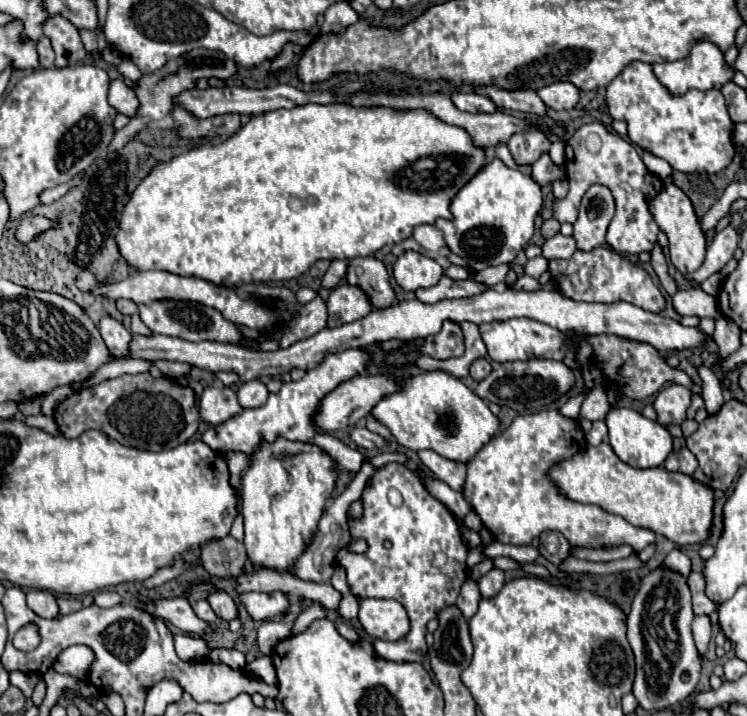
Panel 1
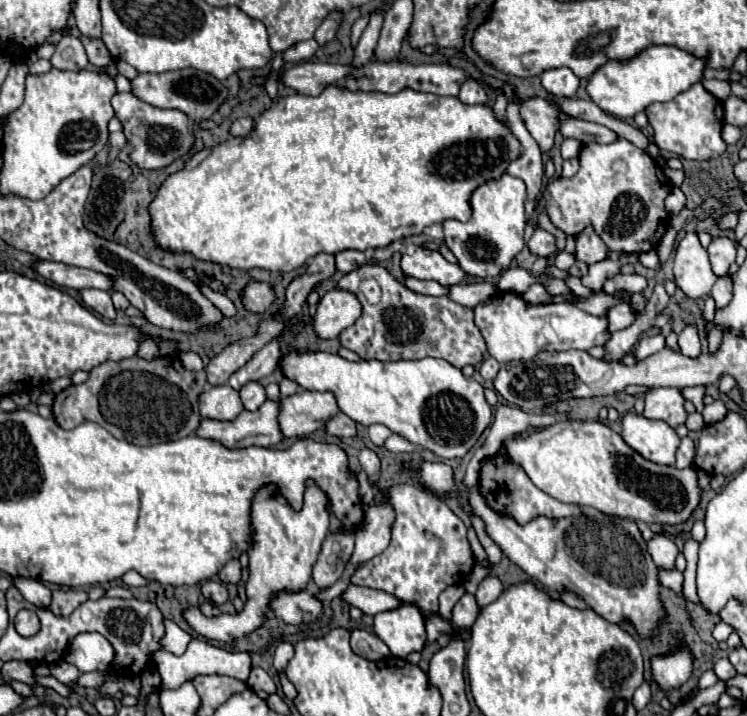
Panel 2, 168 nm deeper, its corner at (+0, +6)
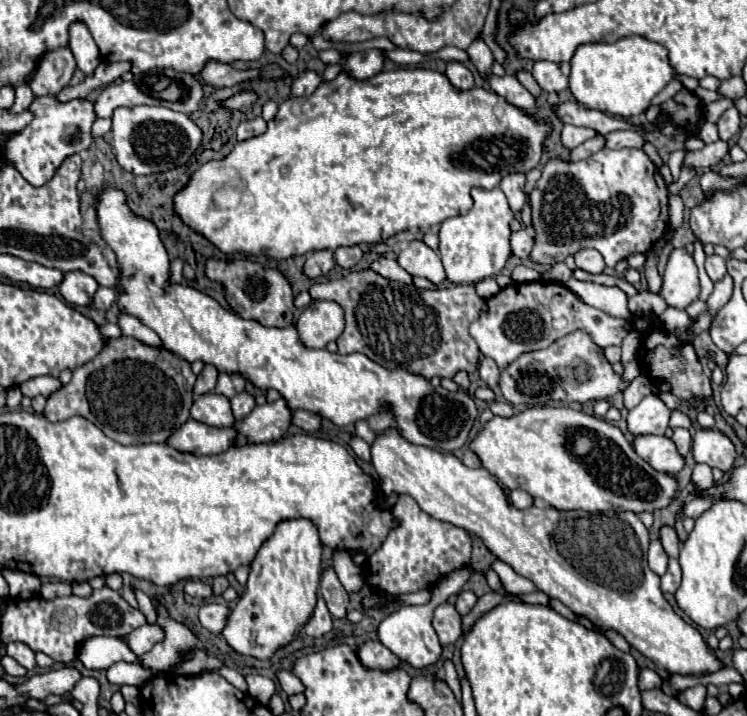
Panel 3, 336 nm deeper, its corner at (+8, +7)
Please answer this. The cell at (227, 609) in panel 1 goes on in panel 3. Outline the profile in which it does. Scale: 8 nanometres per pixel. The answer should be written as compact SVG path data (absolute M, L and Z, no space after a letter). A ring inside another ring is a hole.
M188 581L186 583L186 593L192 595L192 597L198 597L198 599L208 599L212 597L212 587L204 581Z

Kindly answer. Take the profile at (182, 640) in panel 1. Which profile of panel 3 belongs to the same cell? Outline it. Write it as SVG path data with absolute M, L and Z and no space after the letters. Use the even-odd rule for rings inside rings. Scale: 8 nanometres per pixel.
M146 623L132 631L124 641L136 655L144 655L148 649L152 649L152 645L164 641L164 629L158 623Z

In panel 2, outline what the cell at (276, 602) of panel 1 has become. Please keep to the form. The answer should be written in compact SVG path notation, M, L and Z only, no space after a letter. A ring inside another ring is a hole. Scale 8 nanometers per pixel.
M282 592L272 600L272 612L288 624L310 624L324 616L322 602L308 592Z

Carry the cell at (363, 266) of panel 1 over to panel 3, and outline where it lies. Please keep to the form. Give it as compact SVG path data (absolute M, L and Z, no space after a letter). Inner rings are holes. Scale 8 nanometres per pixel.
M360 269L360 271L350 271L348 275L326 281L326 283L316 283L310 287L310 295L316 301L322 299L332 299L342 305L346 313L346 327L342 335L336 339L338 351L342 355L346 353L364 353L372 361L386 365L386 369L412 369L414 373L424 373L424 377L452 377L456 371L466 371L474 373L480 363L480 349L476 341L468 333L468 325L480 315L480 305L484 303L476 291L474 285L452 285L448 289L438 289L438 291L424 291L408 285L398 285L392 283L390 279L384 279L382 275L374 273L372 269Z

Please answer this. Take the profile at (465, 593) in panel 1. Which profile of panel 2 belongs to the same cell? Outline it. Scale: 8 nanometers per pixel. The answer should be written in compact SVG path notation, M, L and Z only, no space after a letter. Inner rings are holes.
M464 594L458 604L452 608L452 624L458 626L458 628L470 628L478 616L480 608L476 604L476 598L474 594Z

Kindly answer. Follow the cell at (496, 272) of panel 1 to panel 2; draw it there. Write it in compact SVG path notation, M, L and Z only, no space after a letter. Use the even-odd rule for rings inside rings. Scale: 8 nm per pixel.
M416 248L414 254L404 254L402 270L406 276L418 280L434 280L442 286L460 284L466 278L464 270L460 270L458 264L450 264L438 250L426 248Z

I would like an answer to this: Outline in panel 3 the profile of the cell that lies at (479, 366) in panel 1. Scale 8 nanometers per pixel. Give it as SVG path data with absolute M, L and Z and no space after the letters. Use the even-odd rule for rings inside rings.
M484 357L484 359L480 361L478 373L480 373L480 379L482 379L490 389L496 389L496 387L498 387L498 375L500 375L500 369L498 369L498 365L496 365L492 359Z

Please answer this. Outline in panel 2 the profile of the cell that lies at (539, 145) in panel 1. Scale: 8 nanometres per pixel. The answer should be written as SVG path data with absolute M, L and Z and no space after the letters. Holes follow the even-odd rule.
M514 94L508 99L506 118L510 122L512 134L520 140L522 144L522 154L518 160L514 160L508 166L508 174L514 178L524 180L526 184L526 214L532 220L534 218L534 200L542 188L542 176L544 176L544 164L542 164L542 154L540 148L536 146L536 140L528 134L522 118L520 118L519 106L516 103L517 95Z

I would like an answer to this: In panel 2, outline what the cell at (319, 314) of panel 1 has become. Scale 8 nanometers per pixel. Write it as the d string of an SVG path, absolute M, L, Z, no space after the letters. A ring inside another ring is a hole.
M276 340L268 342L260 352L256 352L240 370L236 370L228 384L234 388L234 390L240 390L244 384L248 382L258 382L260 378L272 374L276 368L278 368L278 362L280 362L280 356L282 356L282 350L278 346Z

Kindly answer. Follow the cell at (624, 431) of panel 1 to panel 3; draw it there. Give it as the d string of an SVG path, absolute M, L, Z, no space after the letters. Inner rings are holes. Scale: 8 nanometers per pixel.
M636 435L632 445L636 453L656 471L674 475L684 465L684 459L680 457L680 453L676 453L674 441L664 435Z

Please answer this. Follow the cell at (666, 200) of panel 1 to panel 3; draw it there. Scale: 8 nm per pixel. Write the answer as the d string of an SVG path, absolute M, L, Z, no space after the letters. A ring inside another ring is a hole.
M678 247L672 251L668 259L660 295L668 305L684 309L686 305L698 299L698 293L700 293L700 283L698 283L698 267L694 263L694 257L686 251L686 247Z

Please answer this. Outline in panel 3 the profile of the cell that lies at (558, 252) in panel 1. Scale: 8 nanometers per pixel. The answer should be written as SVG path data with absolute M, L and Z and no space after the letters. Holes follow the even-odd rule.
M520 229L520 231L512 233L510 245L512 245L512 255L516 255L520 259L528 259L530 251L534 247L534 237L526 229Z

